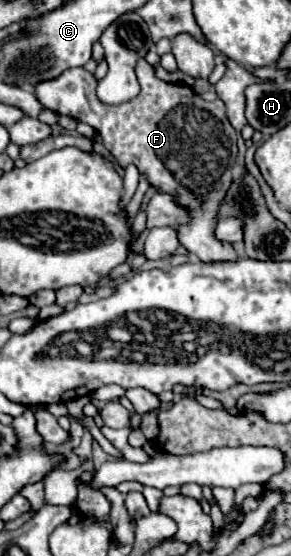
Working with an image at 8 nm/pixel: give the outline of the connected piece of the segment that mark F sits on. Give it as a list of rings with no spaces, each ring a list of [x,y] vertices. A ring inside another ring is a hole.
[[[139,59],[139,63],[137,63],[137,79],[141,83],[139,95],[121,105],[107,105],[107,103],[99,101],[95,95],[97,79],[93,77],[93,73],[85,71],[83,67],[63,71],[63,75],[59,75],[59,79],[49,79],[49,81],[39,83],[39,87],[35,87],[35,97],[43,103],[45,109],[51,109],[59,115],[67,115],[75,121],[83,121],[83,123],[91,125],[101,135],[103,145],[111,151],[111,155],[117,157],[121,167],[127,167],[129,163],[137,165],[139,171],[147,173],[151,185],[155,185],[159,191],[173,193],[179,203],[191,207],[191,211],[193,211],[191,223],[177,227],[179,241],[189,253],[197,255],[203,263],[227,263],[227,261],[239,259],[229,243],[221,243],[213,235],[213,229],[217,223],[217,209],[219,209],[219,203],[223,201],[225,191],[233,179],[233,165],[235,165],[235,157],[237,157],[237,135],[235,135],[235,129],[231,127],[231,123],[227,121],[223,101],[219,101],[219,99],[205,101],[203,97],[193,93],[193,89],[187,85],[165,83],[163,79],[159,79],[155,75],[153,65],[149,65],[145,59]]]

